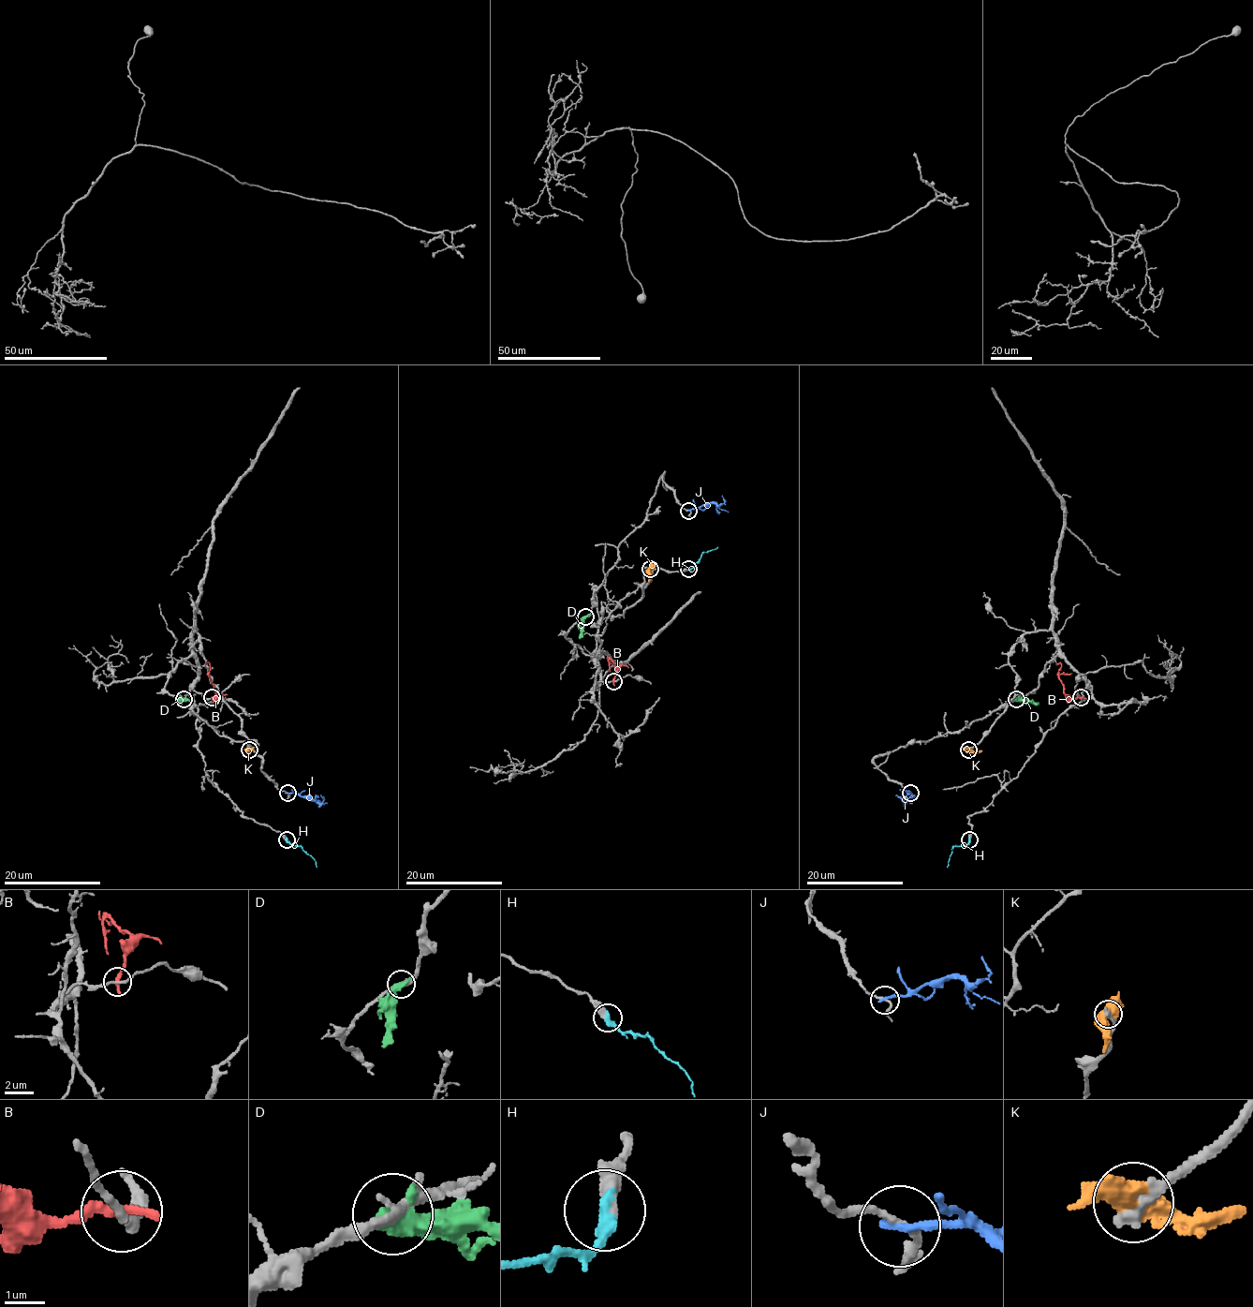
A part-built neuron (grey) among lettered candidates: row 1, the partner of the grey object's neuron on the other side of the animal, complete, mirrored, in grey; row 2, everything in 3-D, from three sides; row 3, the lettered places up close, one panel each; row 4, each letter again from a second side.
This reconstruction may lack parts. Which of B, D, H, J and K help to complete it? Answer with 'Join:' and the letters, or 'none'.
Join: H

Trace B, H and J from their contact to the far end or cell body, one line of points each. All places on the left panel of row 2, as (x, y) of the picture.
B: (213, 698), (215, 694), (209, 675), (210, 665), (206, 663)
H: (287, 840), (291, 845), (301, 846), (316, 867)
J: (287, 793), (296, 793), (320, 804), (323, 798), (320, 795)

